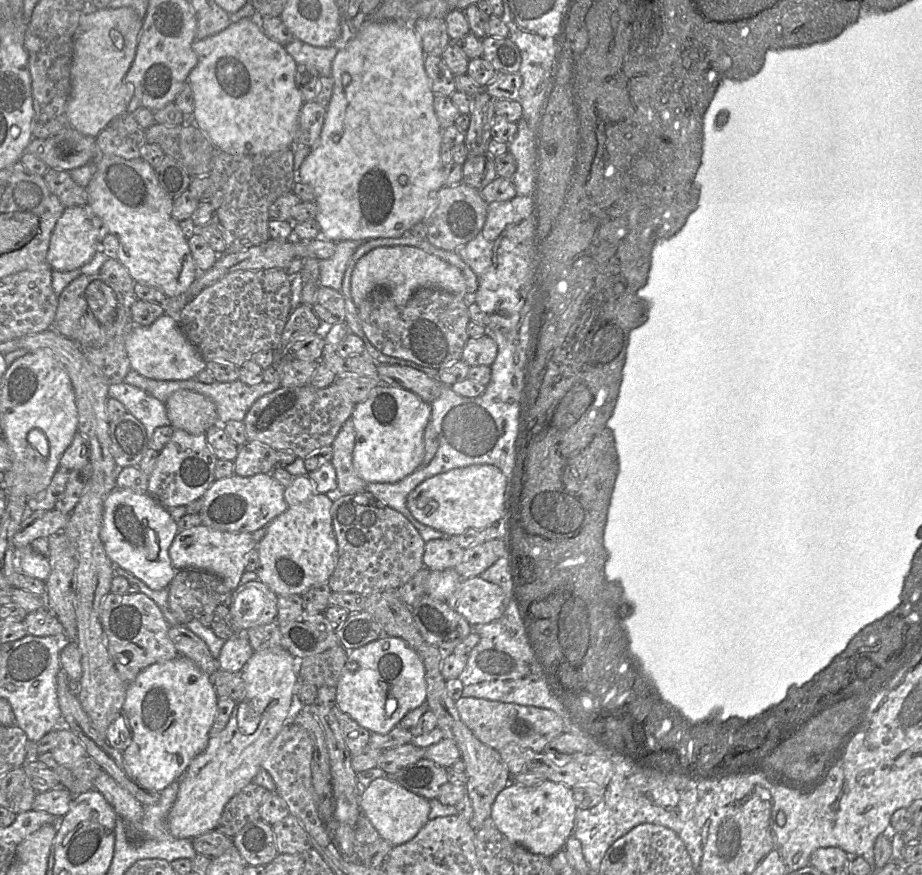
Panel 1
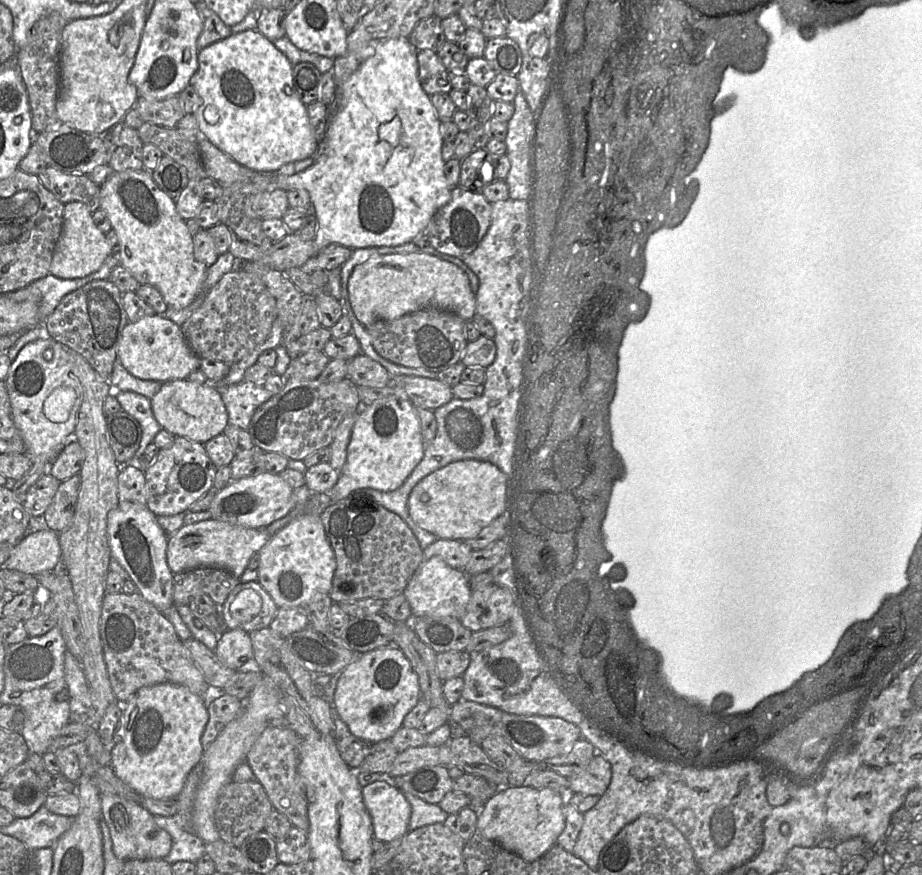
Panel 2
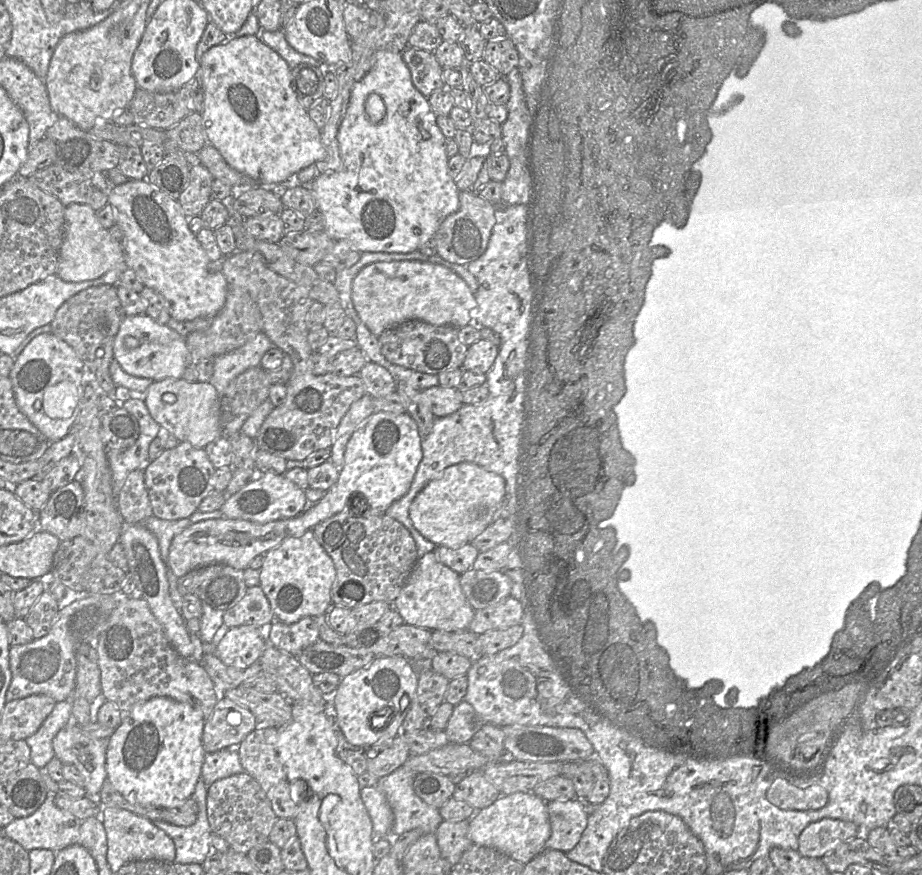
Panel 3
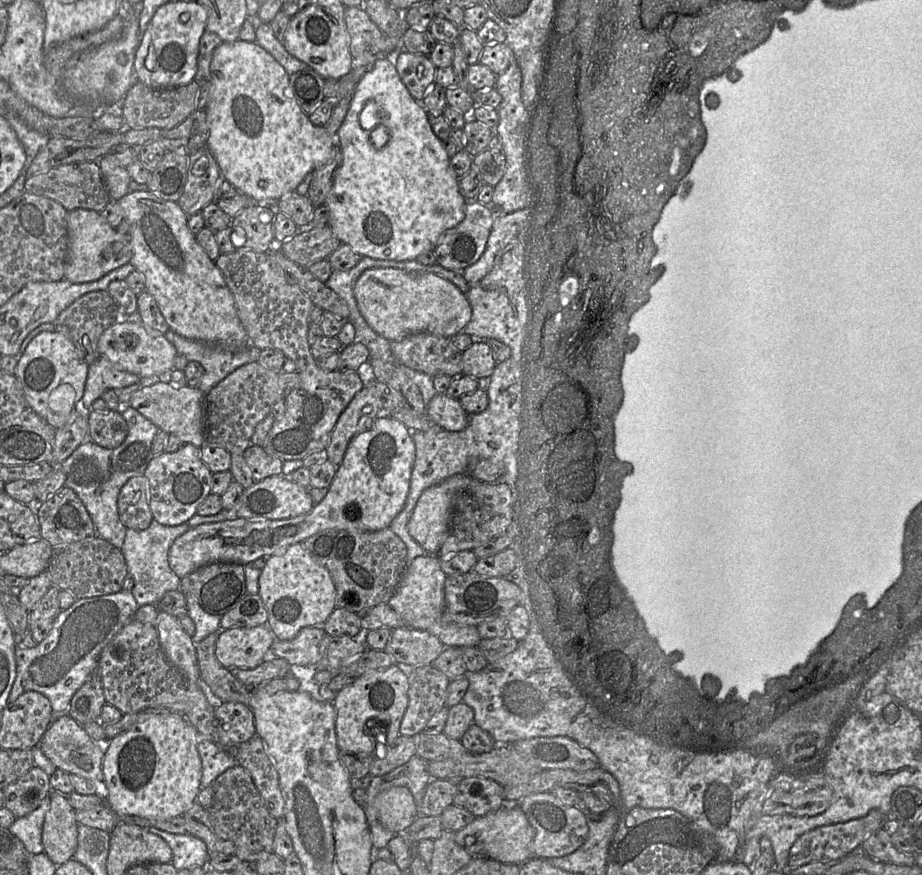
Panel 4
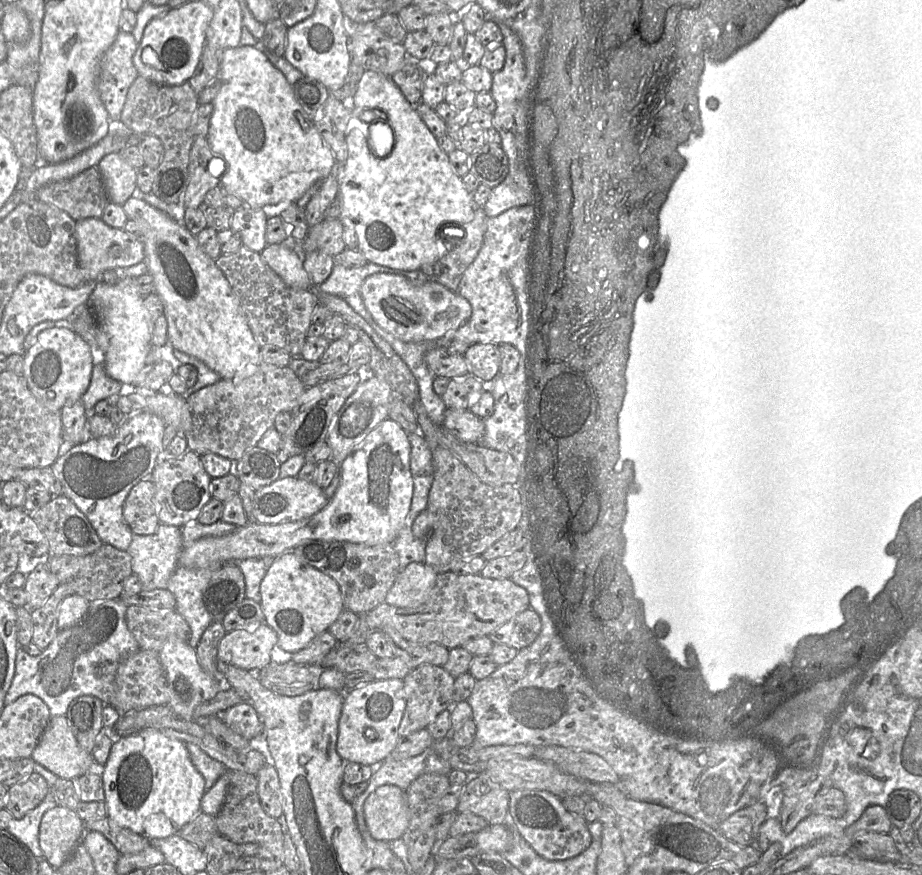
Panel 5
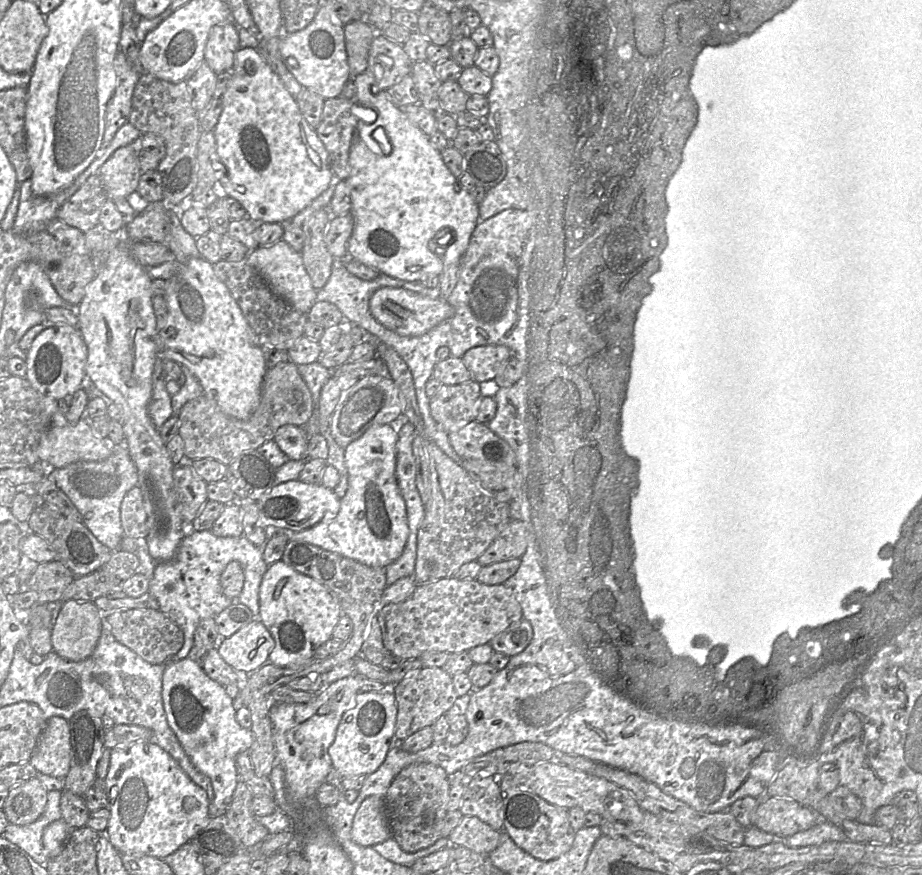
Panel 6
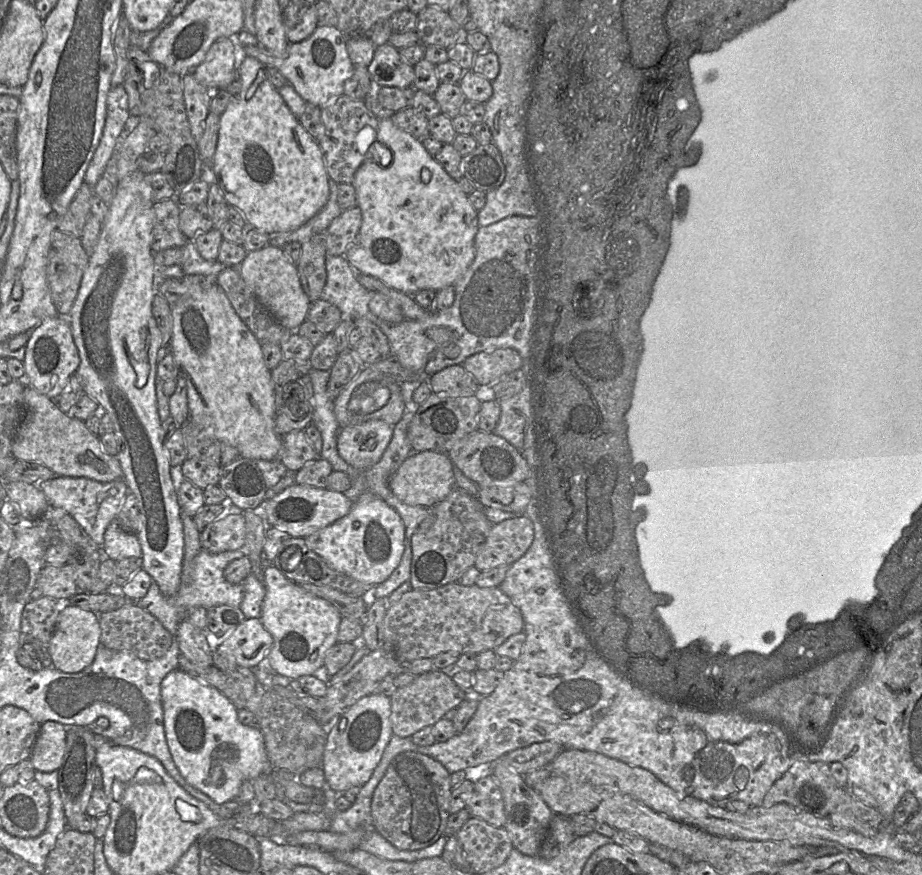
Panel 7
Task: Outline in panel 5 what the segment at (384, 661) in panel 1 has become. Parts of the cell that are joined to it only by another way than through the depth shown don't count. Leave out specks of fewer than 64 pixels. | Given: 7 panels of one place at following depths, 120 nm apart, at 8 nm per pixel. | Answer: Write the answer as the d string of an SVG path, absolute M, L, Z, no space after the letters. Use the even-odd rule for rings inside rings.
M373 680L347 690L338 722L336 752L341 759L376 767L395 748L398 728L405 710L403 680Z

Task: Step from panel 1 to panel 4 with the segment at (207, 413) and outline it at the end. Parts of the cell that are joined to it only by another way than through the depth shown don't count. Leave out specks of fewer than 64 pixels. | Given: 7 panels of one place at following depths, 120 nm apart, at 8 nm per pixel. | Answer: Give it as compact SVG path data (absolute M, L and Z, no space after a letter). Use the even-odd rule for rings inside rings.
M159 381L132 394L129 406L154 423L160 430L176 435L183 444L201 448L205 444L205 395L197 387L176 386Z

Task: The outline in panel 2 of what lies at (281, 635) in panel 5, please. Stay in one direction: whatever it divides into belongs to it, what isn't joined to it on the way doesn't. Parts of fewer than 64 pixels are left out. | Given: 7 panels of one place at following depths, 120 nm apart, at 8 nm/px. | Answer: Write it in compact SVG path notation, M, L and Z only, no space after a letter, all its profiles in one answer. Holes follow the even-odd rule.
M303 513L271 536L259 551L258 582L278 608L305 608L317 595L327 595L336 570L334 551L320 516Z

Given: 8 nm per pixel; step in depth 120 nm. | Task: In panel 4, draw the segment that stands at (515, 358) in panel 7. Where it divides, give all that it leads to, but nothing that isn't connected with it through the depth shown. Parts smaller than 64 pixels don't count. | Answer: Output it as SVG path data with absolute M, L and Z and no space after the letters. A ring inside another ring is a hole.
M474 340L473 344L462 352L462 373L474 379L490 378L496 364L493 351L486 340Z

